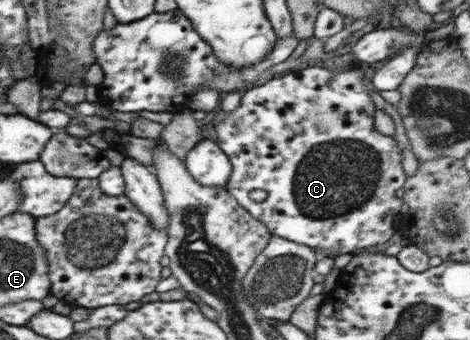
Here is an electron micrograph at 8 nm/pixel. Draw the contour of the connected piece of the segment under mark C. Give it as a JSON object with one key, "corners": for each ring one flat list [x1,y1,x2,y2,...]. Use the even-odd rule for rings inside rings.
{"corners":[[309,66,305,69,291,72,284,76,270,76,262,83,249,87,243,91,239,106,232,112,223,110,216,112,212,120,217,144,227,155,231,163,231,176,225,184,228,193,243,207,253,218,263,223,272,233,283,239,306,245,307,247,319,247,327,249,330,256,336,258,338,255,352,253,367,249,380,243,385,243,396,231,393,228,393,218,400,213,403,200,395,196,395,191,405,185,406,175,402,167,402,154,397,141,376,131,374,126,374,115,376,112,373,99,369,96,365,86,365,73,358,66,352,66,345,71,332,71,327,68],[254,189,263,189,267,193,262,203,253,202,249,195]]}

